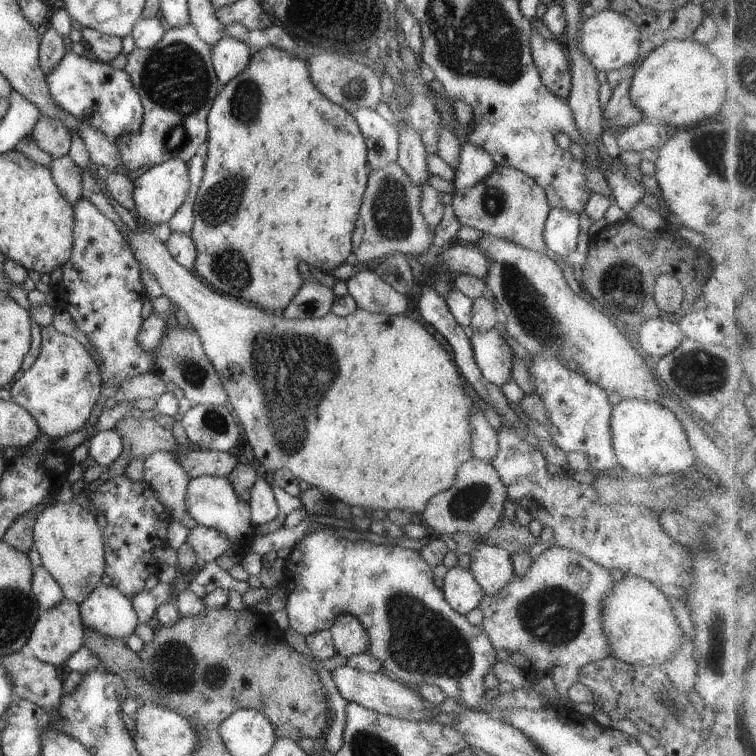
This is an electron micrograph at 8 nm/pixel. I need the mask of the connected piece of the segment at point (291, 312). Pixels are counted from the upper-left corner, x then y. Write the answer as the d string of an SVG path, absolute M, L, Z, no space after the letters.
M307 278L280 314L287 319L319 319L331 312L335 299L332 288Z

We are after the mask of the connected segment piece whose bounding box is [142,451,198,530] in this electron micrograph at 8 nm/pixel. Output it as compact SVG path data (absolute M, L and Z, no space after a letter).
M156 451L144 460L142 483L152 489L165 506L168 518L186 525L188 530L198 526L187 511L186 491L189 474L174 453Z

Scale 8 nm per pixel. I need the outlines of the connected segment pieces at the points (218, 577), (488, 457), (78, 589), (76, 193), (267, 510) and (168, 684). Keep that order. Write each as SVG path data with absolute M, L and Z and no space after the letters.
M214 560L204 565L195 579L190 582L188 589L203 599L218 587L225 591L233 589L240 592L241 595L252 588L247 581L239 581L233 578L226 570L220 568Z
M474 406L471 416L471 431L471 451L474 458L490 463L499 451L497 428L488 422L485 414L477 412Z
M52 502L38 514L32 532L33 545L40 554L41 565L58 583L65 599L80 604L101 584L105 574L103 530L98 527L96 516L74 502Z
M68 153L52 159L49 169L62 196L74 206L82 197L82 169L70 159Z
M258 478L250 489L250 520L254 526L263 525L275 520L279 506L276 502L273 488L263 478Z
M228 606L220 608L206 607L200 614L196 616L181 617L173 625L156 626L155 637L152 643L144 645L141 650L140 663L142 666L142 678L148 680L155 690L160 692L164 707L175 710L188 720L193 720L195 725L202 725L205 729L212 731L217 726L230 716L234 711L240 709L252 709L261 712L275 728L277 738L286 737L297 741L298 738L320 738L324 734L324 728L328 726L328 719L330 717L330 705L327 699L326 686L324 686L321 678L318 676L315 664L312 658L302 653L298 653L294 647L290 646L285 639L285 633L281 632L281 628L273 622L269 614L264 615L261 612L253 612L251 608L244 608L242 610L231 609Z

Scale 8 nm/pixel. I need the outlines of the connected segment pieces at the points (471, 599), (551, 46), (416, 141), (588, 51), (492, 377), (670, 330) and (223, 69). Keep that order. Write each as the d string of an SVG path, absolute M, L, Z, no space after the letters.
M454 565L443 579L444 586L441 589L444 598L456 612L465 615L479 606L485 592L469 569Z
M540 33L536 34L536 36L531 35L531 53L540 78L544 86L561 99L568 98L571 89L571 74L569 71L568 58L566 58L564 51L566 51L565 46L556 42L556 38L546 40Z
M414 127L398 128L399 151L397 163L400 168L415 182L422 186L431 175L428 170L427 156L424 141Z
M610 9L595 12L586 17L579 30L579 47L589 58L591 65L597 71L616 71L627 66L634 66L643 56L641 49L641 28L624 13Z
M498 329L470 332L473 355L482 376L499 389L512 378L515 353Z
M656 317L640 326L638 340L634 340L634 343L641 352L649 354L651 359L659 359L676 350L684 338L685 333L680 329L679 323Z
M224 35L211 47L211 61L221 86L237 77L250 62L253 53L246 42Z

